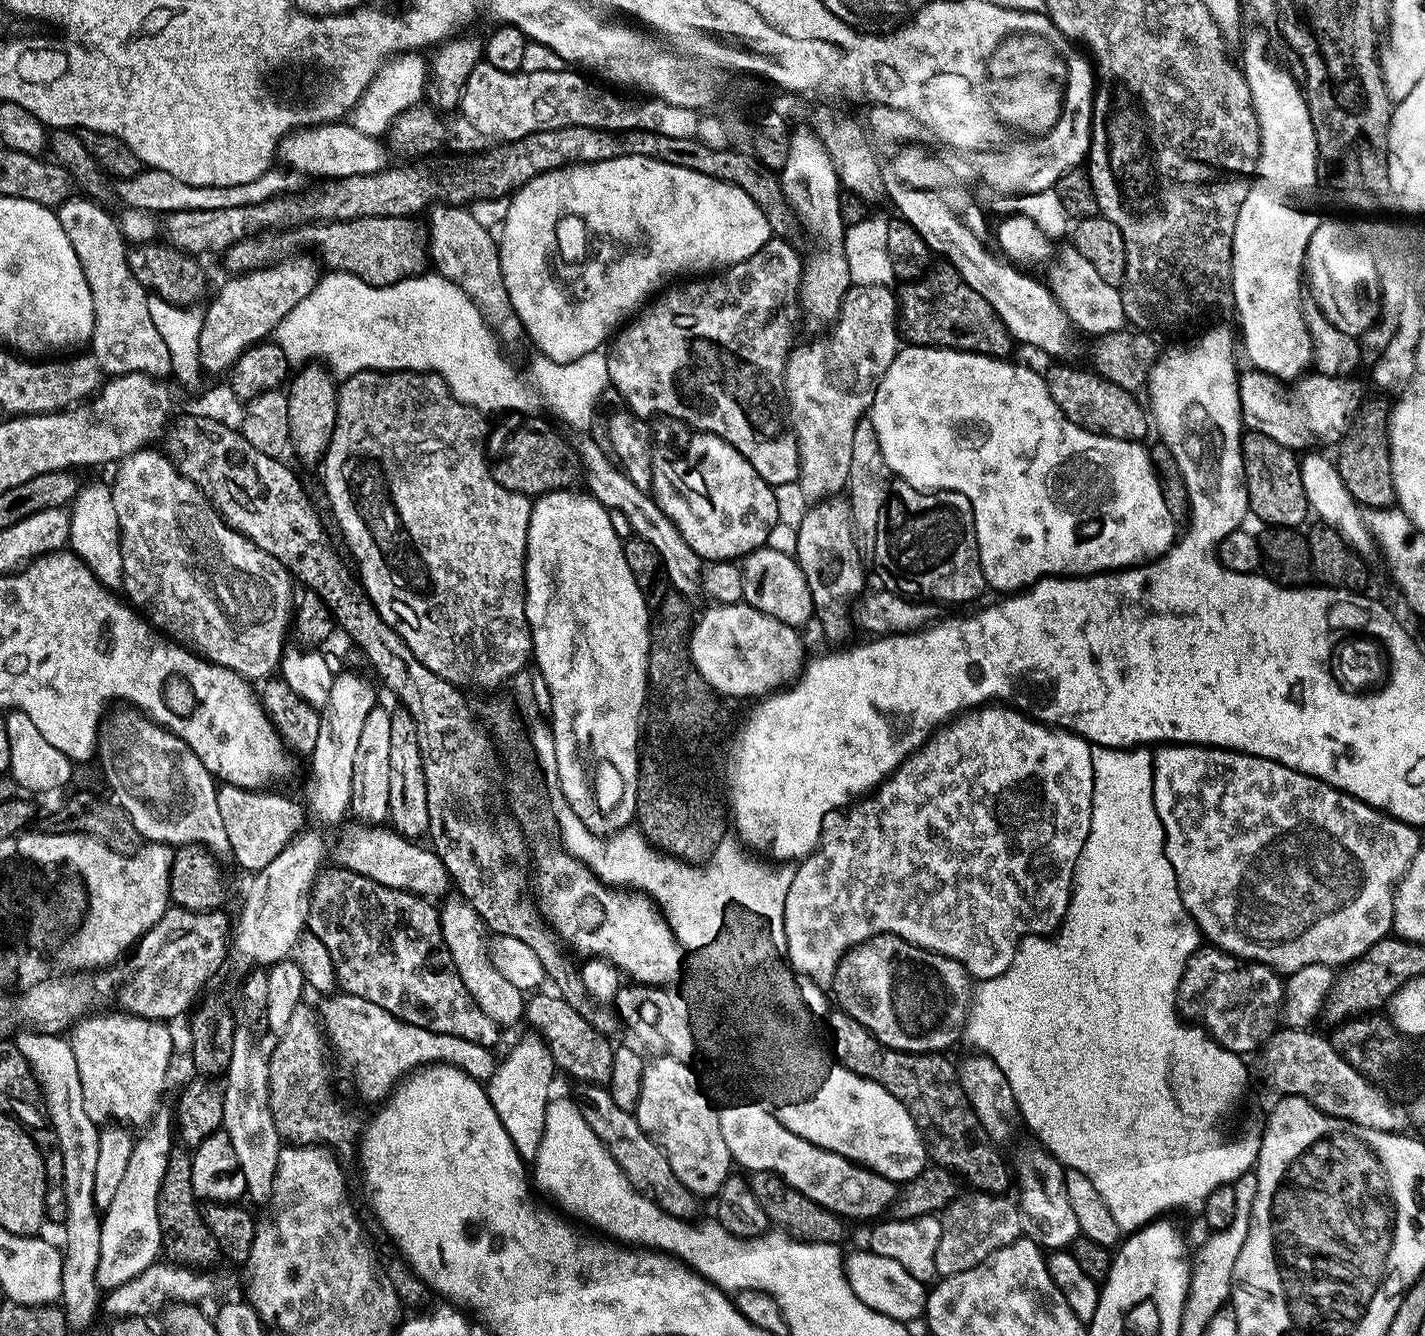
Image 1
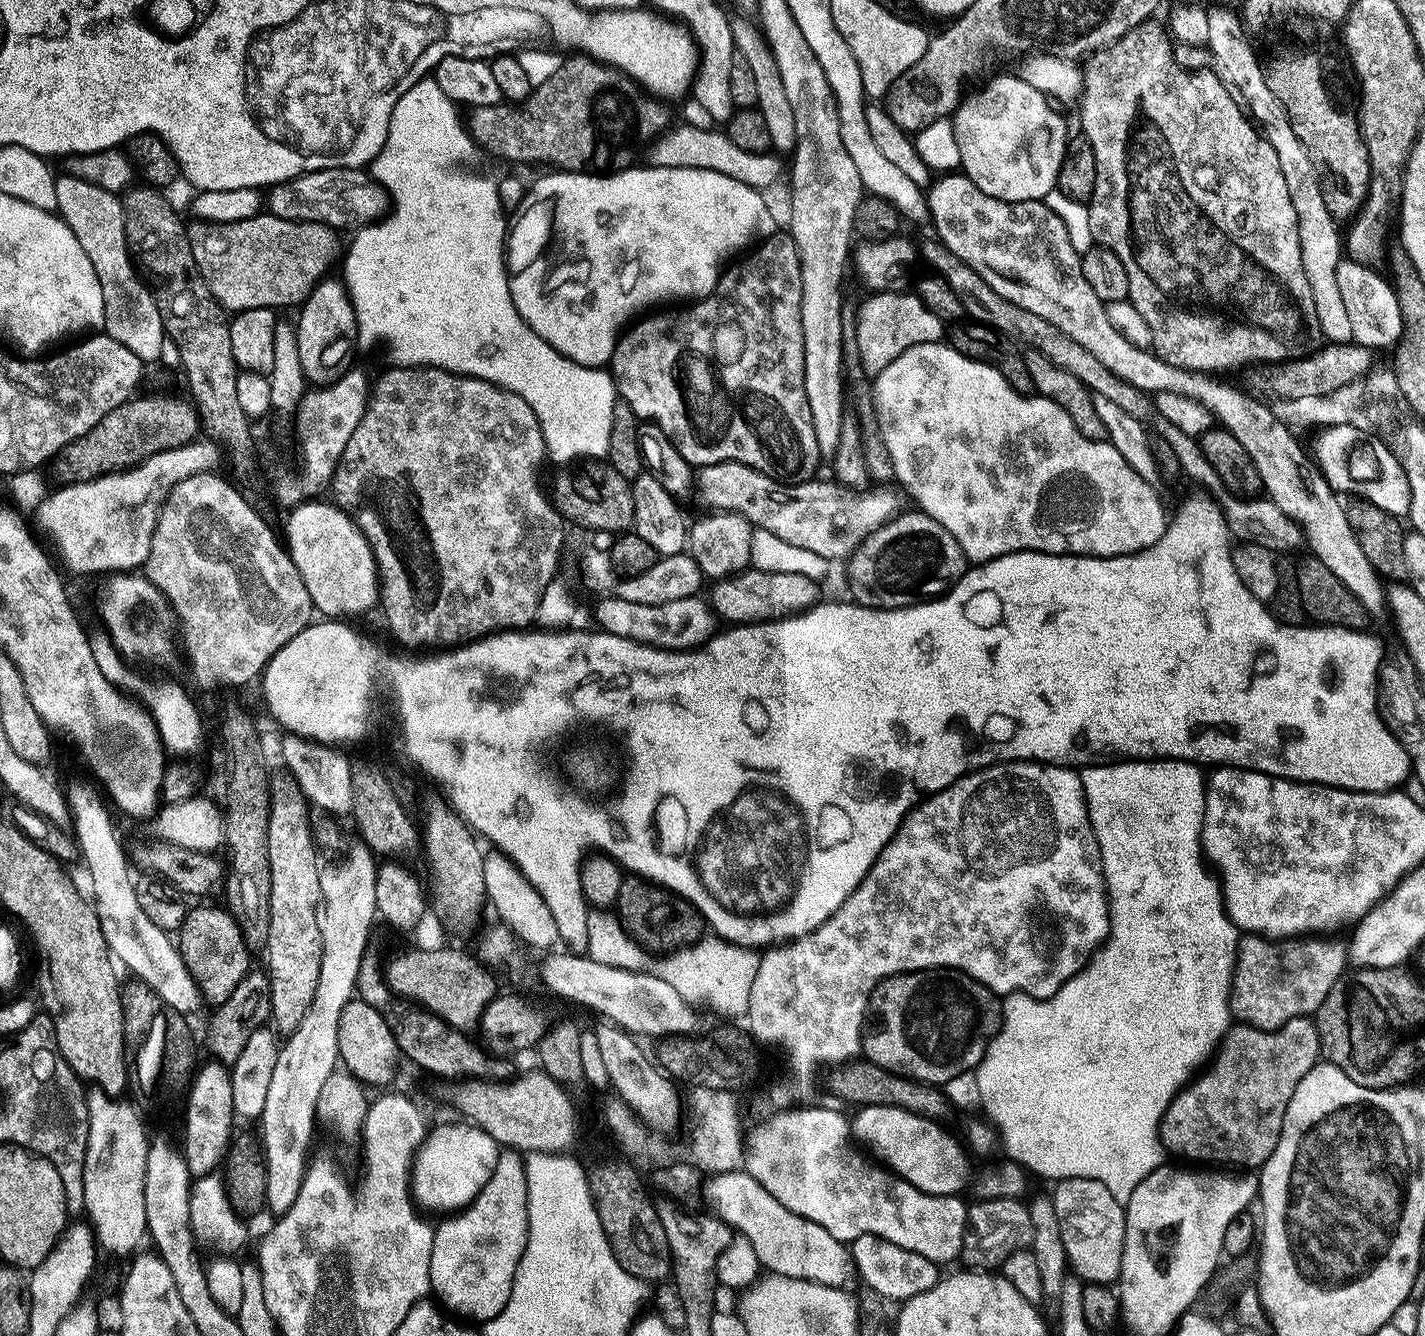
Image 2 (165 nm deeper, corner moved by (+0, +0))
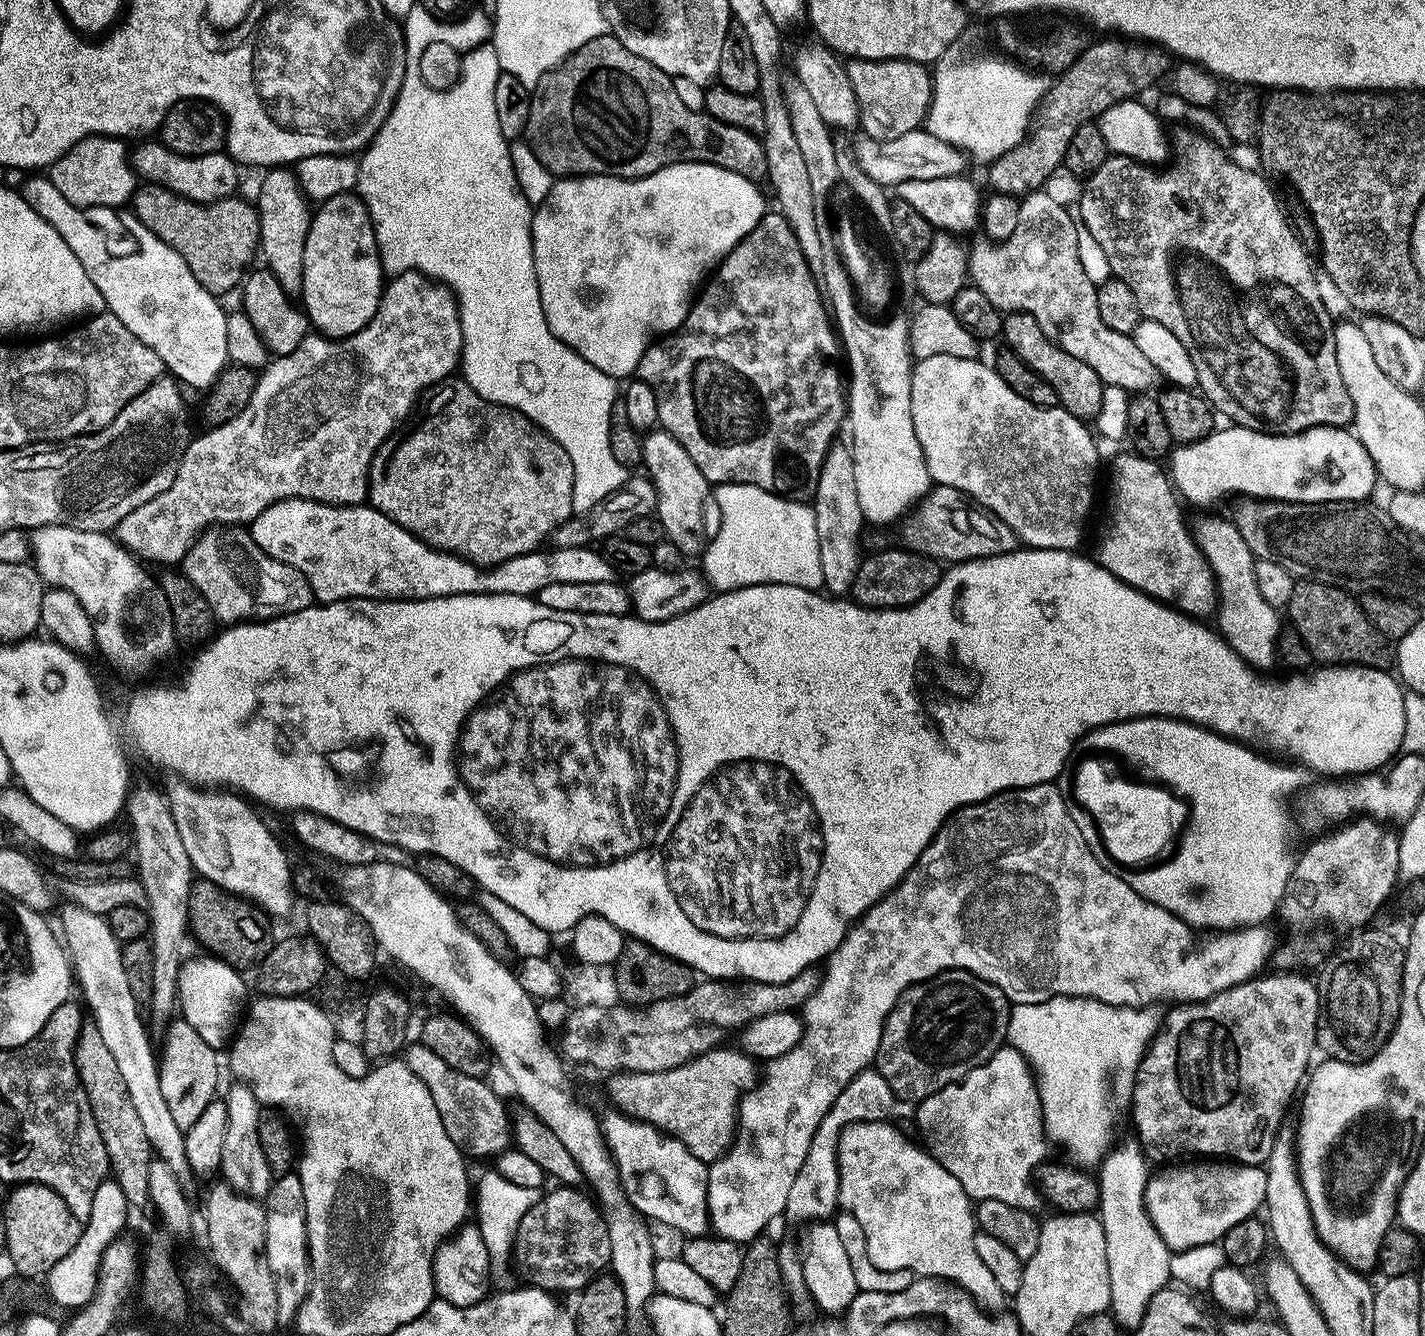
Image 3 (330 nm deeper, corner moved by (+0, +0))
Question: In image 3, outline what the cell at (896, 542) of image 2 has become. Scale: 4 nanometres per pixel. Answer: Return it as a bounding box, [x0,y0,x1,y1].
[851,550,942,608]

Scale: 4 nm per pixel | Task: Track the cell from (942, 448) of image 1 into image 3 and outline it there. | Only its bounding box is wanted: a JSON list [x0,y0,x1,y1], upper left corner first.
[912,356,1100,552]

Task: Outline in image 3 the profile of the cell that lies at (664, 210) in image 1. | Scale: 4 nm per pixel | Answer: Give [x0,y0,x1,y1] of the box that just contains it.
[532,164,766,382]

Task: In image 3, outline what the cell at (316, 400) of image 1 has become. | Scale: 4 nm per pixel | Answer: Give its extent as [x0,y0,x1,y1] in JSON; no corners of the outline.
[302,194,386,340]

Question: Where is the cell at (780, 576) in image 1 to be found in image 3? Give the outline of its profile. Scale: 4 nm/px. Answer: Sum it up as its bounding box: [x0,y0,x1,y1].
[644,430,721,558]

